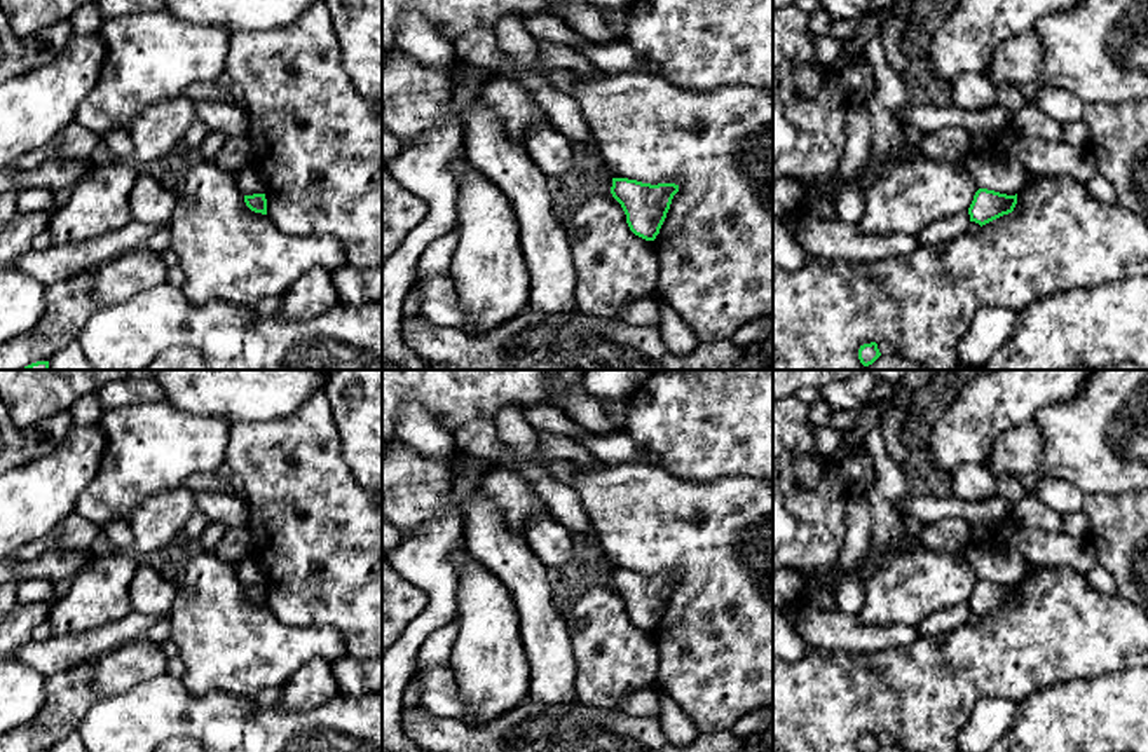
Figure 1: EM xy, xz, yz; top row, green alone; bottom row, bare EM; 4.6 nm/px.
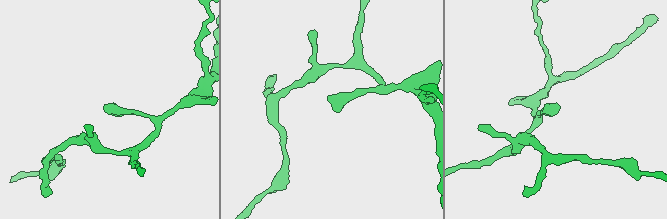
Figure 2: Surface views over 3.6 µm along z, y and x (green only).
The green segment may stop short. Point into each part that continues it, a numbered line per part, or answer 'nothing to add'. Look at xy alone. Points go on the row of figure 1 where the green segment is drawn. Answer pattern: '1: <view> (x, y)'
nothing to add

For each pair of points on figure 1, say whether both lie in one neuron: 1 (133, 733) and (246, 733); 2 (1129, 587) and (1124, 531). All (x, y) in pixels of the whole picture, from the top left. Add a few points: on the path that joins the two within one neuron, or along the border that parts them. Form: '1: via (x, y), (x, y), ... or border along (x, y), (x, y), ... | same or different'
1: via (161, 724), (218, 724) | same
2: via (1129, 573), (1129, 545) | same

